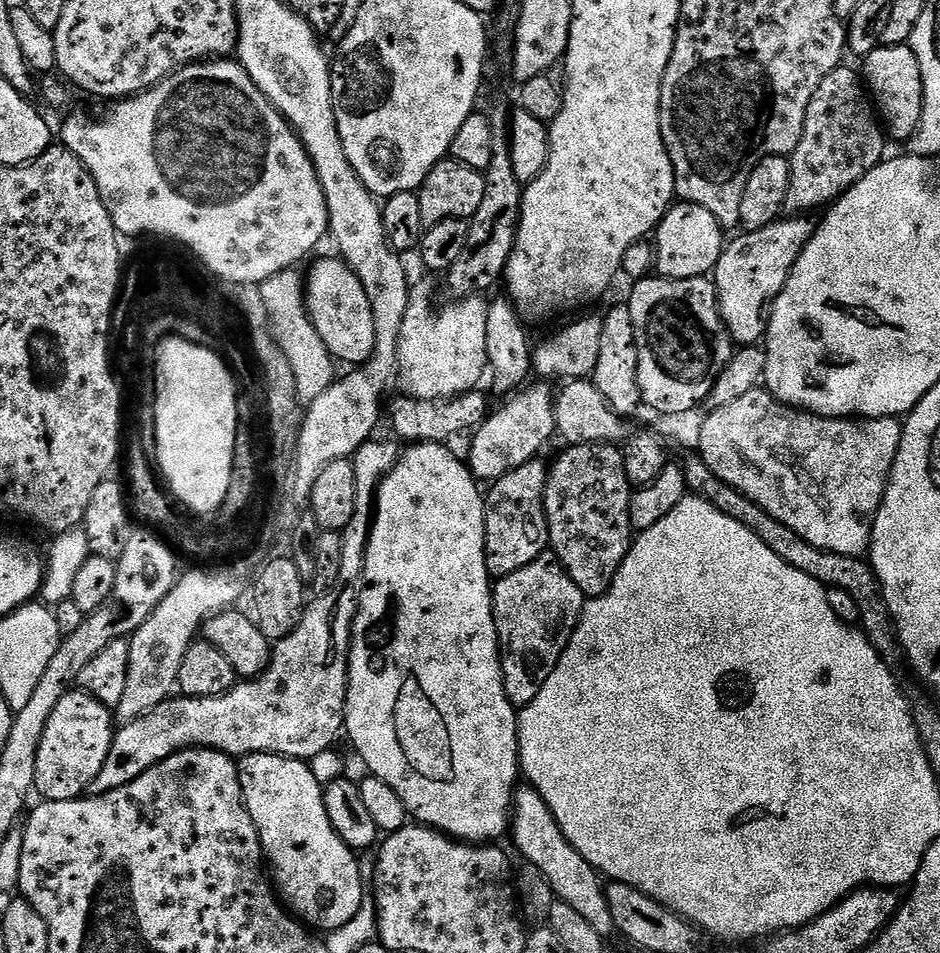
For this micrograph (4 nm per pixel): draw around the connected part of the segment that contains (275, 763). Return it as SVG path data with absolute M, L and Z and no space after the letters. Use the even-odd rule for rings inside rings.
M269 752L243 757L238 767L244 804L260 835L260 844L264 848L266 864L279 899L309 929L327 934L346 926L346 922L350 922L350 918L354 918L354 914L358 914L358 910L366 903L364 876L356 861L357 853L346 842L342 842L330 822L330 814L326 814L322 780L308 769L311 767L305 761L275 756Z

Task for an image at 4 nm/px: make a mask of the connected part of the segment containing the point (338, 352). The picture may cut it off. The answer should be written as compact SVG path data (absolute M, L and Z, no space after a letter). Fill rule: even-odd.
M340 258L320 260L309 270L306 288L307 284L308 314L322 342L328 347L328 355L337 361L345 360L348 366L365 364L374 350L374 314L358 274Z

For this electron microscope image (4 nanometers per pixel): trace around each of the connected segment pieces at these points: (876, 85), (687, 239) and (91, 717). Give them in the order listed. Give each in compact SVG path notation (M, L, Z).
M880 45L863 61L862 76L889 137L911 141L924 109L924 83L918 58L909 45Z
M673 203L654 233L655 271L665 280L708 276L715 273L725 243L726 230L710 210L702 210L697 204Z
M73 690L67 692L50 714L50 722L46 726L46 734L42 734L42 746L38 746L38 770L36 771L37 793L41 792L44 800L79 800L91 789L94 778L98 778L98 770L106 763L110 754L114 735L113 713L102 702L98 702L86 692Z

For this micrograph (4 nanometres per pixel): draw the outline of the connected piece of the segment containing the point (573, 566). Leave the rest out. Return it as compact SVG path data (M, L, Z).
M573 444L571 446L565 447L563 449L565 452L557 458L556 461L551 461L550 467L548 469L548 485L546 486L546 494L544 495L544 505L546 506L546 518L548 519L548 543L550 545L550 552L555 559L559 560L560 565L566 570L566 574L570 574L570 578L574 578L574 586L578 586L578 590L582 590L582 594L585 598L595 598L606 594L608 592L608 587L614 582L614 578L618 574L618 570L622 566L622 562L626 558L626 554L632 548L632 541L634 539L634 529L632 523L630 522L630 498L633 494L633 486L631 482L626 478L626 466L624 465L624 454L623 451L615 444Z

